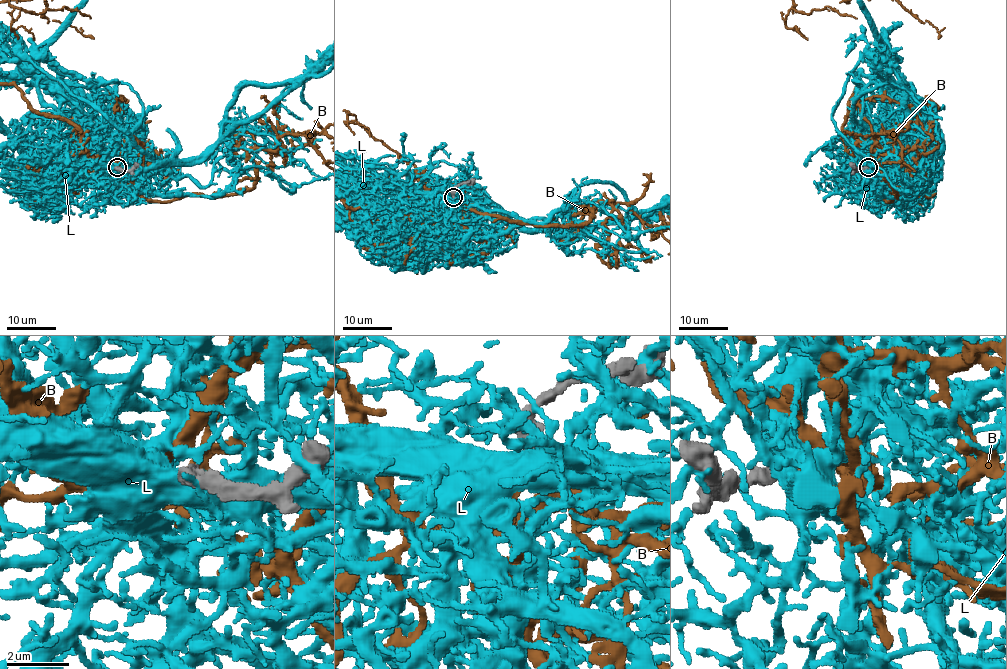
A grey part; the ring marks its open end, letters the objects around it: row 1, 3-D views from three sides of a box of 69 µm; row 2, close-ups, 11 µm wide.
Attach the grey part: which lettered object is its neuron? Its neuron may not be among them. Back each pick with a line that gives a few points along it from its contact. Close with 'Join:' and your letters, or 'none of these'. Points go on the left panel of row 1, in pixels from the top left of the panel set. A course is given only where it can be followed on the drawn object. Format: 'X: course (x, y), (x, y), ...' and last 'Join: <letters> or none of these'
Join: none of these

